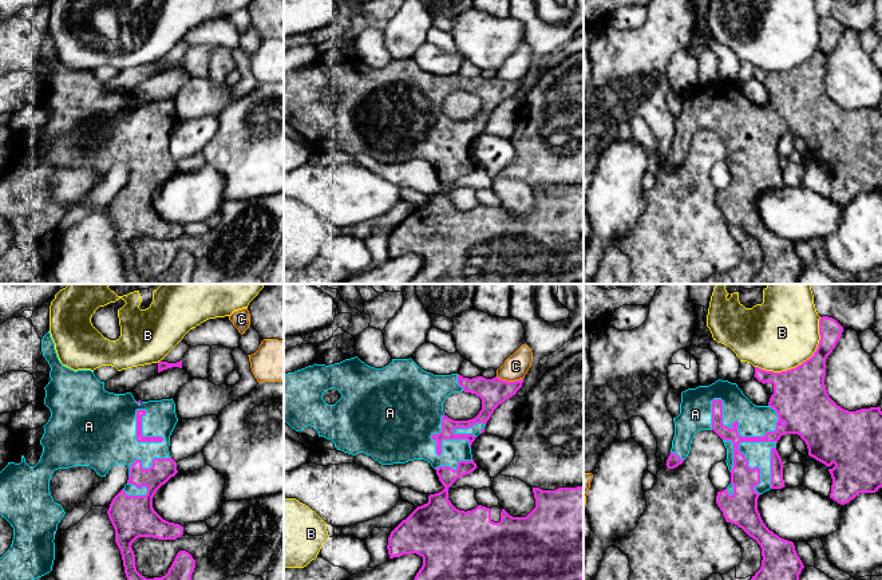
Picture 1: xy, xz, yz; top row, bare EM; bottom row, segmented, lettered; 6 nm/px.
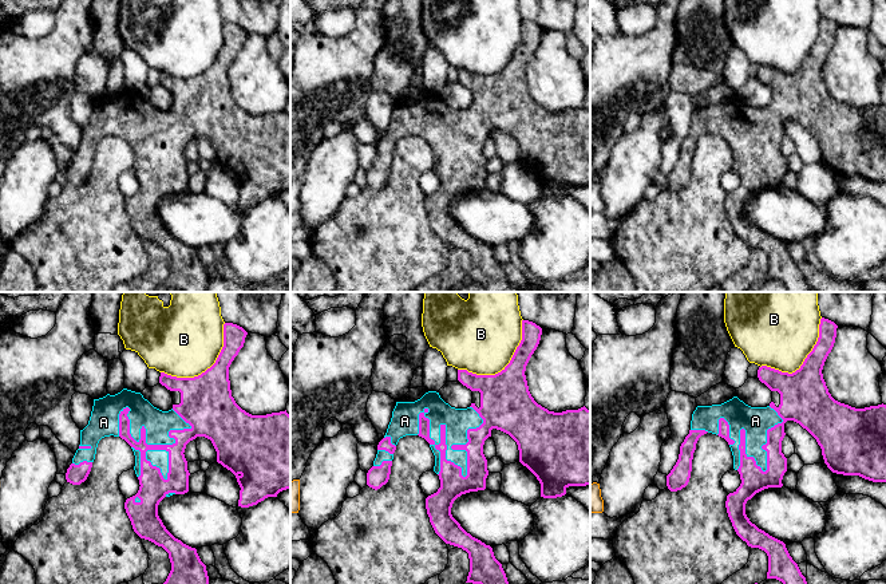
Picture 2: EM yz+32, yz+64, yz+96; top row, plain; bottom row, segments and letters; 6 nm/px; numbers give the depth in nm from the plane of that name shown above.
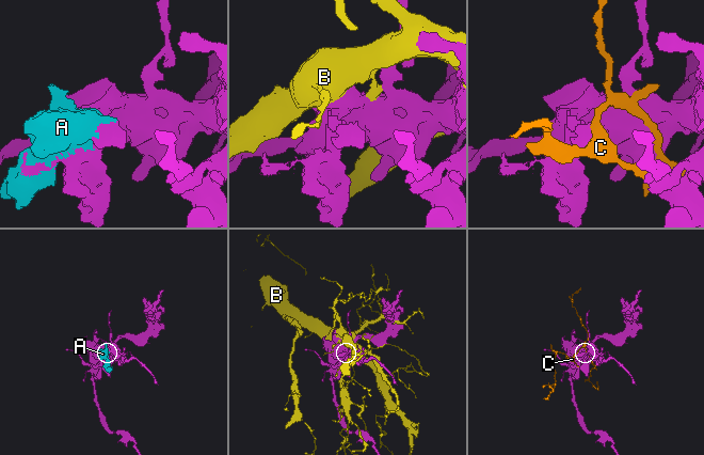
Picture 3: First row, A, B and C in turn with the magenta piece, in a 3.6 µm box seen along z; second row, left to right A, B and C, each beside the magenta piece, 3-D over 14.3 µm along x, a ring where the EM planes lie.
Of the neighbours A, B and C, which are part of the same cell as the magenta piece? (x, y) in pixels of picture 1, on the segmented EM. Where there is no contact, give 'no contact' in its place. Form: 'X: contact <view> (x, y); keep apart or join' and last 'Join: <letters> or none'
A: contact yz (736, 427); join
B: contact yz (803, 362); keep apart
C: contact xz (510, 382); keep apart
Join: A

